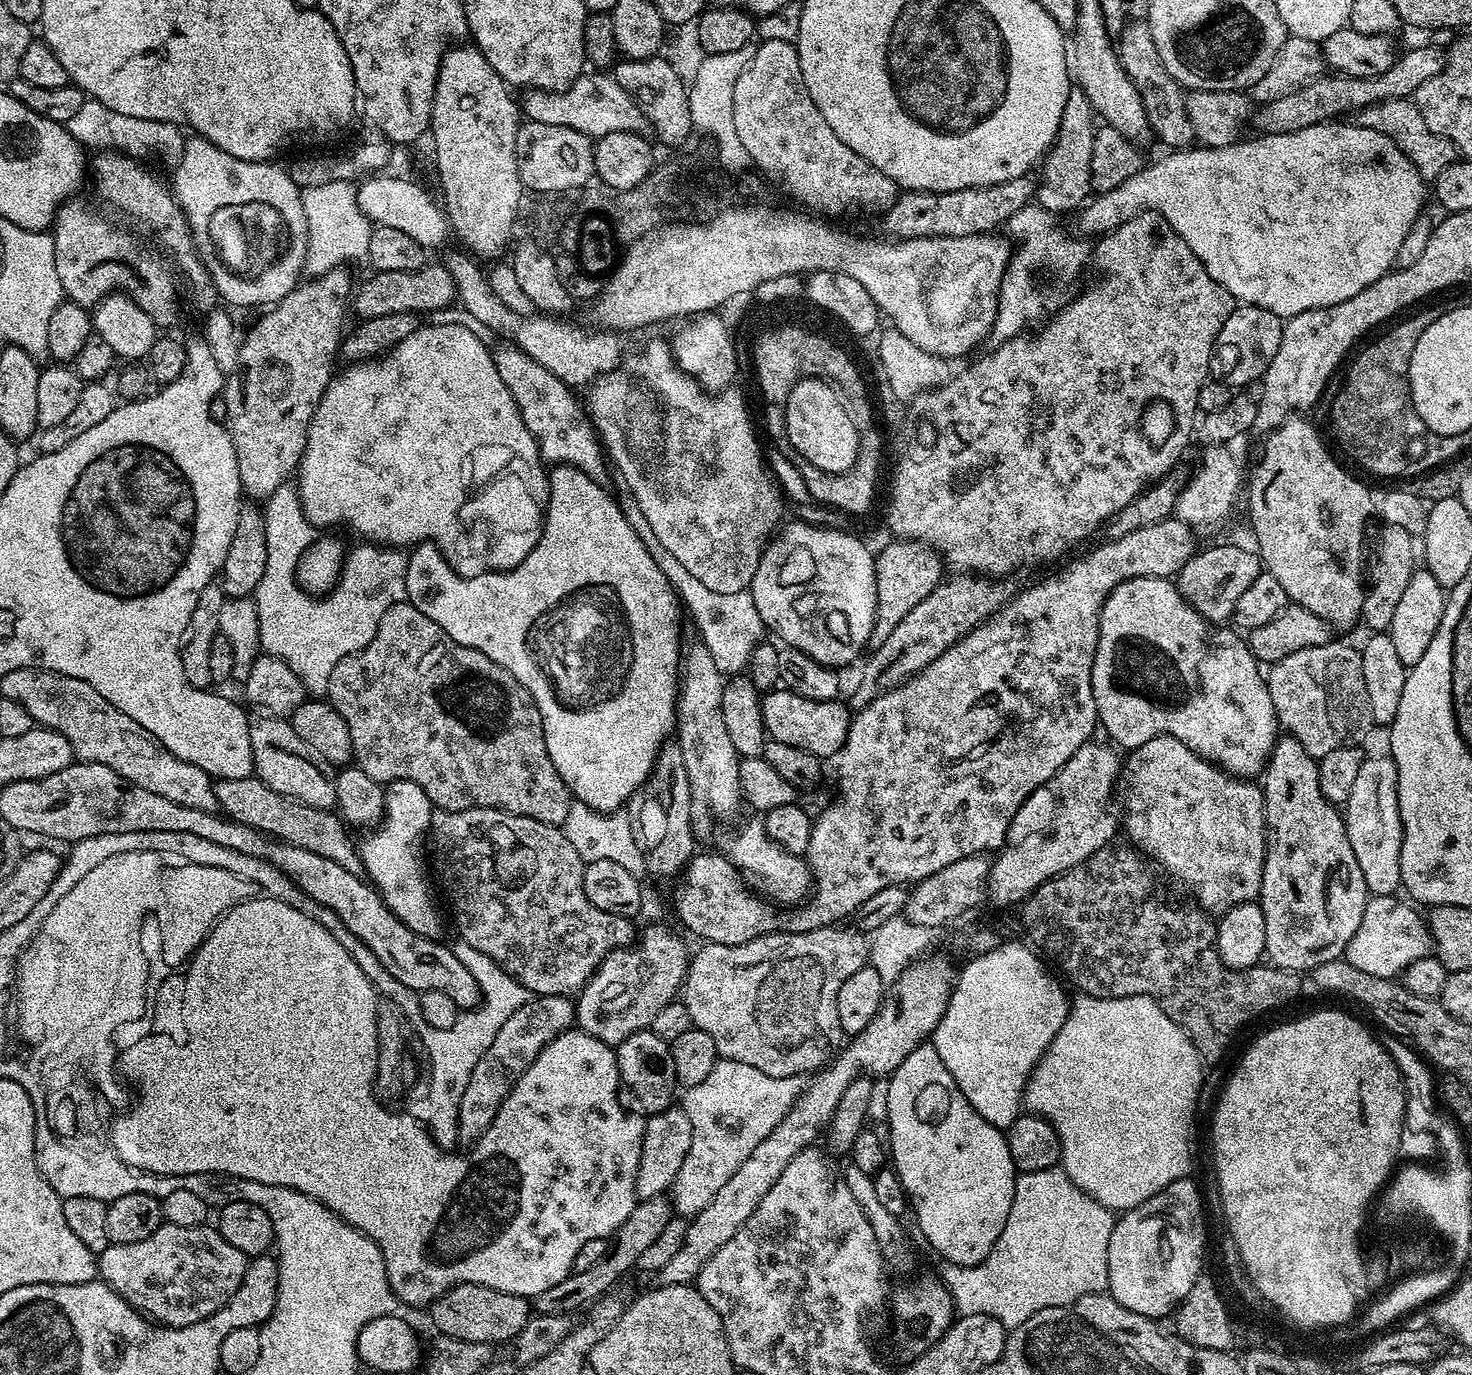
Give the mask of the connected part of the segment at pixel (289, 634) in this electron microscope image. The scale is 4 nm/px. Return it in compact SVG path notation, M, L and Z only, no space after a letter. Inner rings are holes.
M295 483L278 486L262 508L266 530L266 567L252 599L258 610L259 642L265 655L278 658L298 674L305 693L312 698L328 694L330 670L342 658L362 651L374 638L382 614L390 606L403 604L406 594L408 557L395 546L360 542L346 557L352 580L340 578L323 598L304 591L296 580L296 567L314 539L314 525L302 510Z

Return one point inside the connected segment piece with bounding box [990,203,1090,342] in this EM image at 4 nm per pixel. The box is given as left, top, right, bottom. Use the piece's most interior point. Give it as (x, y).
(1048, 258)

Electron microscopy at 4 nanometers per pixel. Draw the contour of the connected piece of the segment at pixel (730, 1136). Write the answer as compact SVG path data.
M717 1059L709 1077L695 1087L687 1089L684 1094L682 1107L690 1119L691 1144L690 1152L670 1189L673 1209L684 1218L691 1218L700 1213L726 1184L727 1179L734 1176L734 1171L746 1162L746 1158L754 1152L754 1147L758 1146L758 1143L762 1142L789 1113L805 1087L804 1076L774 1078L773 1075L764 1074L762 1070L744 1062Z

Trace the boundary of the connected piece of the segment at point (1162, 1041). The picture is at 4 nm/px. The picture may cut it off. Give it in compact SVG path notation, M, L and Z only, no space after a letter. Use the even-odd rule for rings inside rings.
M1077 995L1071 1001L1068 1017L1058 1030L1054 1042L1044 1051L1044 1056L1036 1064L1032 1076L1024 1088L1023 1107L1031 1115L1048 1120L1060 1139L1060 1164L1068 1177L1090 1198L1094 1198L1106 1209L1127 1210L1137 1208L1142 1202L1154 1198L1170 1182L1178 1182L1189 1175L1192 1168L1192 1123L1196 1120L1196 1103L1200 1100L1200 1087L1204 1084L1205 1061L1200 1051L1192 1044L1191 1038L1160 1009L1160 1003L1151 996L1123 996L1122 998L1098 998Z

